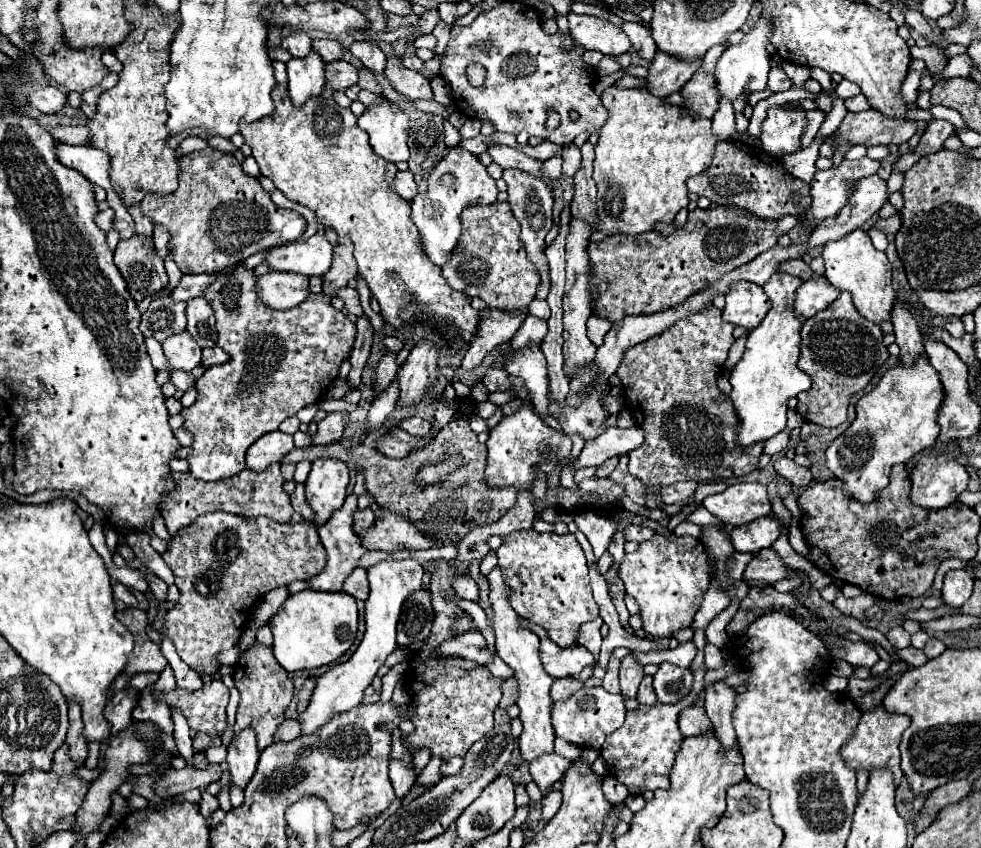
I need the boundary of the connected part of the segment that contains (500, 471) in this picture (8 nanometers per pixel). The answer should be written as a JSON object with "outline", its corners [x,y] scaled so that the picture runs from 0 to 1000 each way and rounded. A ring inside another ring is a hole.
{"outline":[[[534,472],[534,476],[522,486],[512,491],[512,495],[499,507],[497,526],[497,550],[495,550],[495,568],[499,573],[524,573],[526,578],[542,578],[544,554],[548,552],[555,559],[561,559],[567,547],[571,547],[583,528],[583,521],[577,512],[557,502],[552,493],[542,481],[542,474]]]}

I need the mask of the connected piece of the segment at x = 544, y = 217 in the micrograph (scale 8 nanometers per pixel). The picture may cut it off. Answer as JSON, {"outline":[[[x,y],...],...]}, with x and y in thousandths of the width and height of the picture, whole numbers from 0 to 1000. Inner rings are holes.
{"outline":[[[526,198],[514,200],[512,210],[518,219],[518,238],[522,243],[522,250],[532,267],[530,283],[534,285],[534,292],[538,295],[538,304],[546,311],[546,316],[550,321],[550,328],[552,328],[546,344],[546,351],[557,354],[561,343],[561,328],[559,328],[559,309],[557,309],[557,302],[555,302],[555,290],[557,290],[555,278],[563,269],[563,238],[565,238],[563,236],[563,224],[559,224],[559,219],[550,210],[534,205],[532,200],[526,200]]]}

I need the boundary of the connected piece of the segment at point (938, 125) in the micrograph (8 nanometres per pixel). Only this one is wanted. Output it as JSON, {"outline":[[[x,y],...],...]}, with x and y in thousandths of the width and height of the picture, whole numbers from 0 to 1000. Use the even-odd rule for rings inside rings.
{"outline":[[[952,142],[946,146],[944,156],[940,158],[936,172],[932,175],[932,179],[936,179],[938,184],[946,184],[952,182],[960,175],[962,165],[970,158],[970,146],[966,142]]]}

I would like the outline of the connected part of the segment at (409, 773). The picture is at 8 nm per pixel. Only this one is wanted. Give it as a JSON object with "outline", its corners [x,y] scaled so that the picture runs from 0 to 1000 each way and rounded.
{"outline":[[[398,896],[398,920],[406,941],[412,941],[422,927],[422,903],[412,896]]]}

